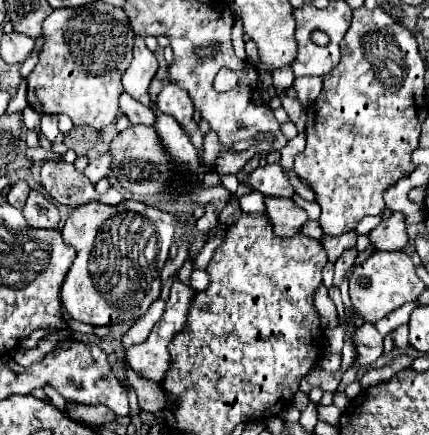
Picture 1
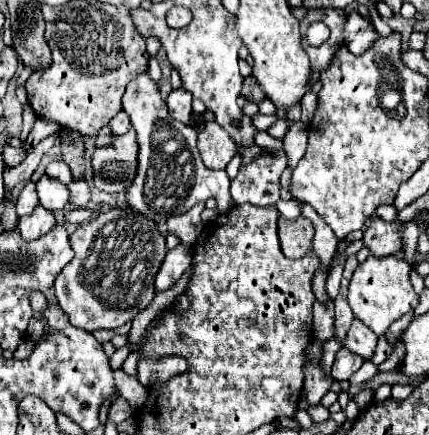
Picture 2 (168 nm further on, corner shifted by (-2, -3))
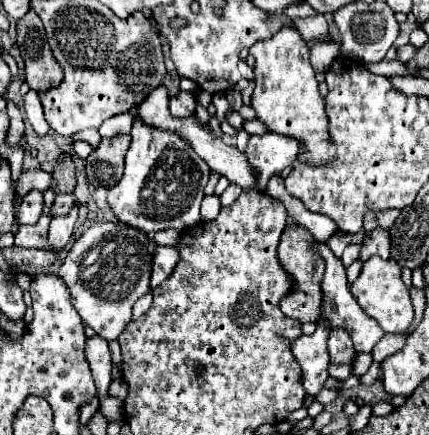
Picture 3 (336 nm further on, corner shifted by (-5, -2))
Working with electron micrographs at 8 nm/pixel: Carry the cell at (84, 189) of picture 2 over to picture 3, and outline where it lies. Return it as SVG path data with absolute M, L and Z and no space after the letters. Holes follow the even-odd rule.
M58 194L54 198L54 204L50 208L50 216L64 216L70 212L70 206L74 204L74 196L72 194Z

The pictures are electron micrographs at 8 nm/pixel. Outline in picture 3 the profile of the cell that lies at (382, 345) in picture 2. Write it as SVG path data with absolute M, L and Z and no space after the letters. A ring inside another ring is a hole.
M358 354L352 362L352 376L362 376L370 368L370 354Z

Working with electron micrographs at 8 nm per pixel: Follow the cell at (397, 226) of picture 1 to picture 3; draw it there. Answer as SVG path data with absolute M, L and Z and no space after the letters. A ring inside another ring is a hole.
M372 230L364 234L358 260L366 262L370 256L380 256L384 260L390 258L390 234L386 230Z

